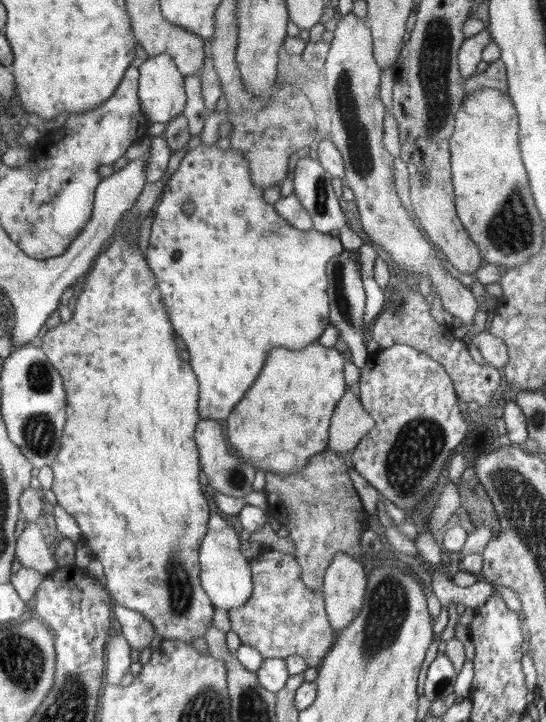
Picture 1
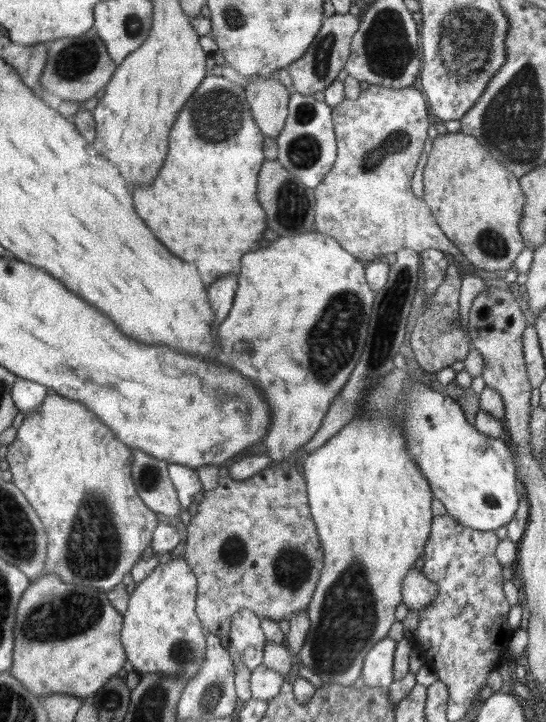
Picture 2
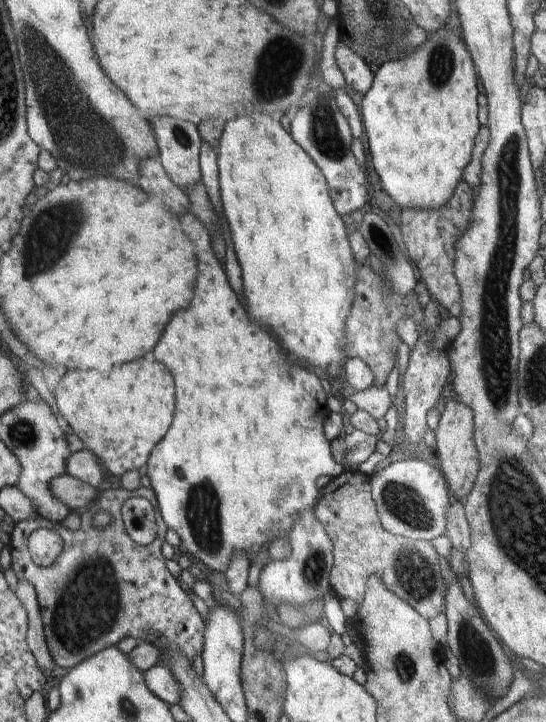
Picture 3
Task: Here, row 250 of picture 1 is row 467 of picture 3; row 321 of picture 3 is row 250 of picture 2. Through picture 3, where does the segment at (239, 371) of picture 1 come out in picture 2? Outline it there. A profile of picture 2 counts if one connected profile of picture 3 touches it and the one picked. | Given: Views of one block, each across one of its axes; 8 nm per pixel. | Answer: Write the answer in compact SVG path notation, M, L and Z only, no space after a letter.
M206 74L196 91L180 109L170 129L168 156L150 186L134 188L138 216L152 228L154 236L182 260L196 262L204 284L228 272L240 272L240 258L258 248L266 229L266 212L258 206L258 173L265 161L264 134L256 126L245 97L245 88L221 76Z

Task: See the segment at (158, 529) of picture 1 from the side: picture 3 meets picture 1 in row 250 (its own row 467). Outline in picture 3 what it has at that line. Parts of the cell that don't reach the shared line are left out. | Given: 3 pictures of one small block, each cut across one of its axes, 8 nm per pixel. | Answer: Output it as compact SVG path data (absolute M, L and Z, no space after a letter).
M134 360L130 364L115 364L110 374L96 370L72 370L62 376L53 390L59 414L71 426L74 434L93 452L105 474L121 477L125 472L138 471L147 464L150 453L172 426L174 418L174 382L168 368L156 360Z

